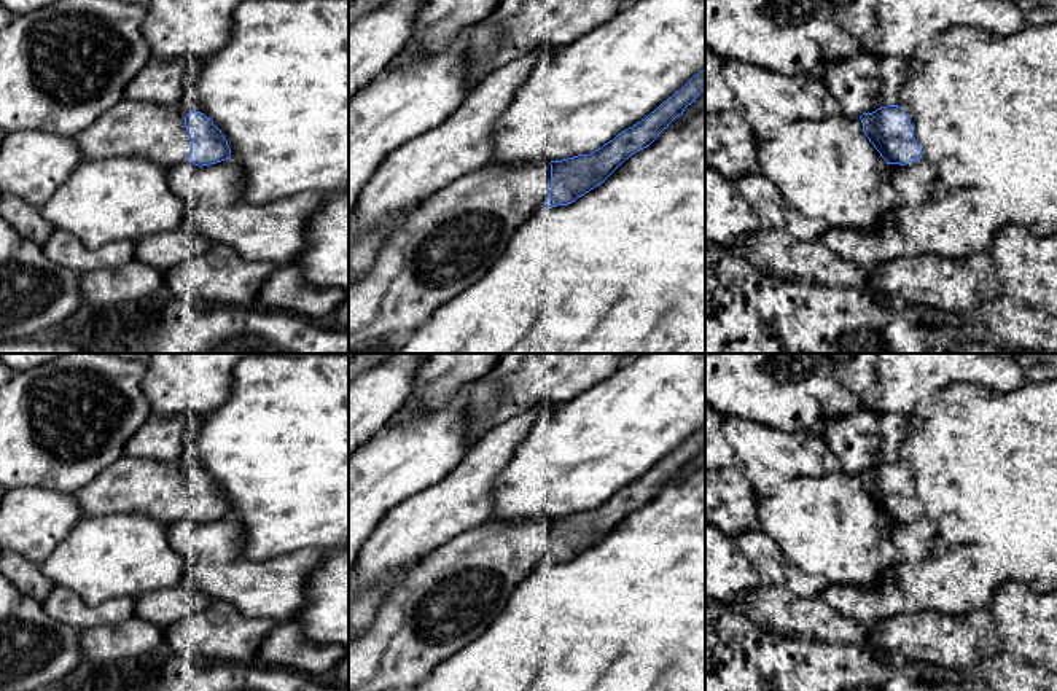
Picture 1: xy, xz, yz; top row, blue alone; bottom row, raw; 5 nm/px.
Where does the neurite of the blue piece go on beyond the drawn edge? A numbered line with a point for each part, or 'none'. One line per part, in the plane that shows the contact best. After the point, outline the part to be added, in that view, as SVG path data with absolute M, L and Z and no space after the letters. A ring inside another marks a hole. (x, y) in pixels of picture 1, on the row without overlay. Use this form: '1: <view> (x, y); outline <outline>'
1: xy (132, 484); outline M121 455L73 495L84 516L142 513L170 525L191 508L185 473L180 463Z

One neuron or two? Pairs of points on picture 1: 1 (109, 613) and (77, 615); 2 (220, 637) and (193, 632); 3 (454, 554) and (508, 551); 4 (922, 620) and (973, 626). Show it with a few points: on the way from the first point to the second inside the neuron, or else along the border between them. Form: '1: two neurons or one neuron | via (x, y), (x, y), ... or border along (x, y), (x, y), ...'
1: one neuron | via (101, 615), (85, 615)
2: one neuron | via (214, 636), (199, 636)
3: one neuron | via (467, 554), (495, 554)
4: one neuron | via (935, 626), (960, 626)

